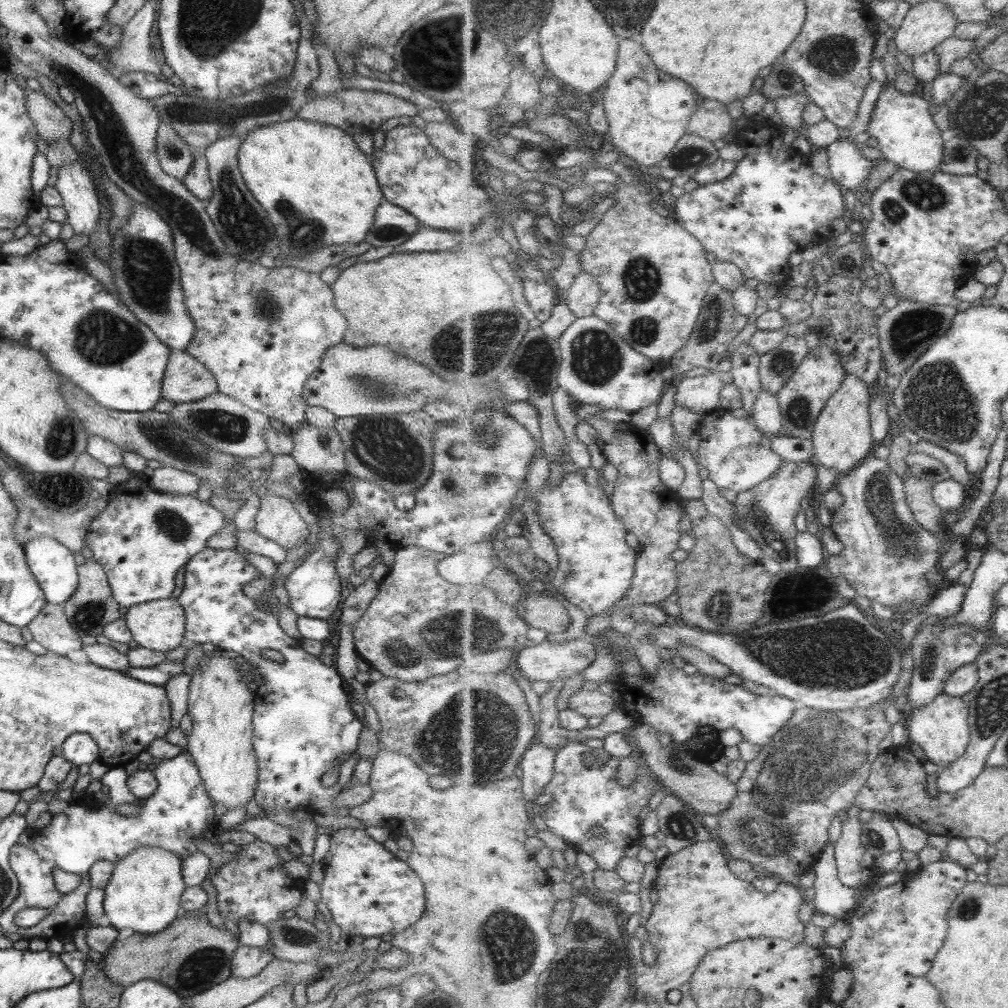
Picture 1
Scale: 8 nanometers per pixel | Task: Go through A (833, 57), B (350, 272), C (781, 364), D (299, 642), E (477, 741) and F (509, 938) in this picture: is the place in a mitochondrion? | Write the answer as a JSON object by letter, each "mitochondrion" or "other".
{"A":"mitochondrion","B":"other","C":"mitochondrion","D":"other","E":"mitochondrion","F":"mitochondrion"}

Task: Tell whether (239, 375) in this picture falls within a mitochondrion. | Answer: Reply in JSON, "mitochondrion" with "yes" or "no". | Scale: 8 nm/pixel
{"mitochondrion":"no"}

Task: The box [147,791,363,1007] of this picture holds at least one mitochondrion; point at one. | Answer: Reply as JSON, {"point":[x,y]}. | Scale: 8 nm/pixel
{"point":[199,968]}

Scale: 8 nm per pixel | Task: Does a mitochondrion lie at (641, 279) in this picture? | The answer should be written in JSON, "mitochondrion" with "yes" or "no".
{"mitochondrion":"yes"}

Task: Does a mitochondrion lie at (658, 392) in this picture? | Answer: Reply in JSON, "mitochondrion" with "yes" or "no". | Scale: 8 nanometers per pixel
{"mitochondrion":"no"}

